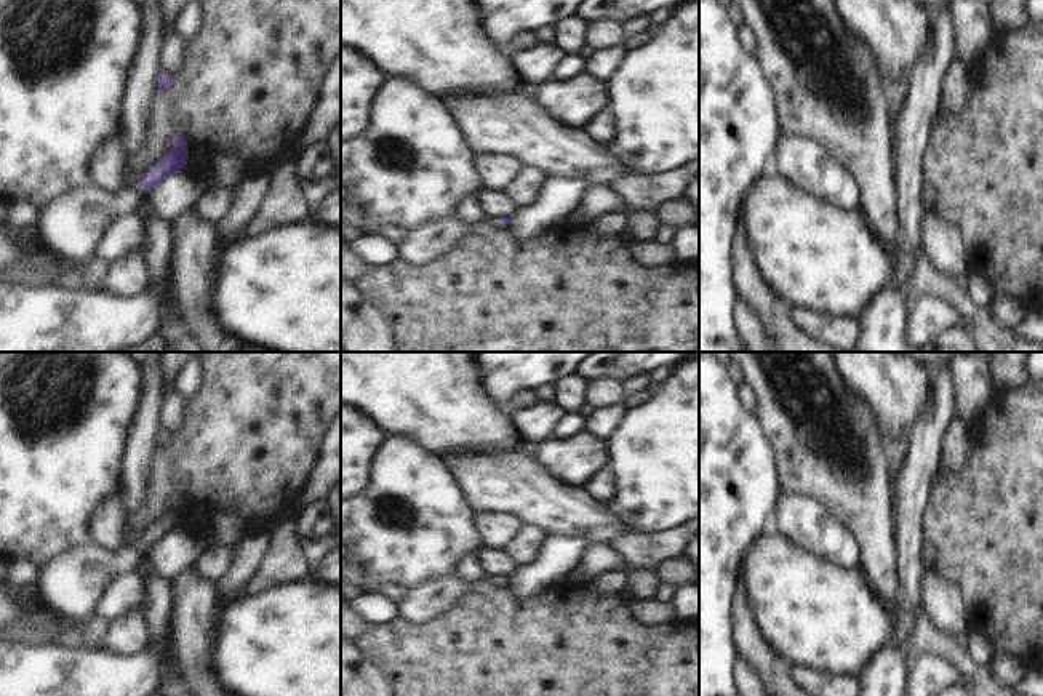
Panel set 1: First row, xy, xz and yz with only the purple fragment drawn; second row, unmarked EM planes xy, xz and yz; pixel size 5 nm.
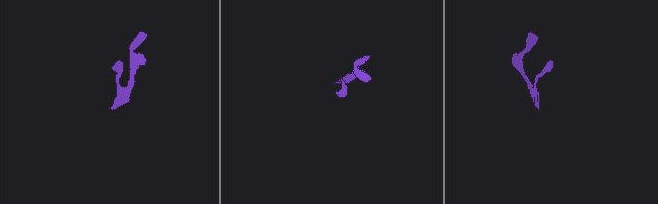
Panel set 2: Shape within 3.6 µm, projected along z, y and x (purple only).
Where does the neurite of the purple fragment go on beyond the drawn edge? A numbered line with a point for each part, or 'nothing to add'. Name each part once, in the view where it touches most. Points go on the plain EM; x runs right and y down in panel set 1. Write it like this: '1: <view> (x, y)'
1: xy (72, 584).

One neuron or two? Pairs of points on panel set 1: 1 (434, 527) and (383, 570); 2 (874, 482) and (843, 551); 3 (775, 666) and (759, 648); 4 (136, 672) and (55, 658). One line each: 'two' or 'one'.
1: one
2: two
3: one
4: one

